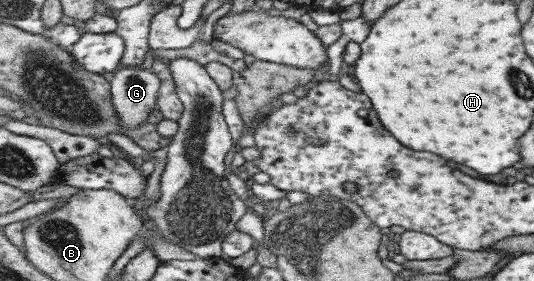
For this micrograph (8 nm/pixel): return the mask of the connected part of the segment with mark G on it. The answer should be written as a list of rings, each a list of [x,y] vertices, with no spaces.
[[[138,66],[125,67],[109,76],[111,81],[112,101],[121,116],[120,133],[130,134],[148,115],[158,108],[159,91],[162,81],[151,70]]]

